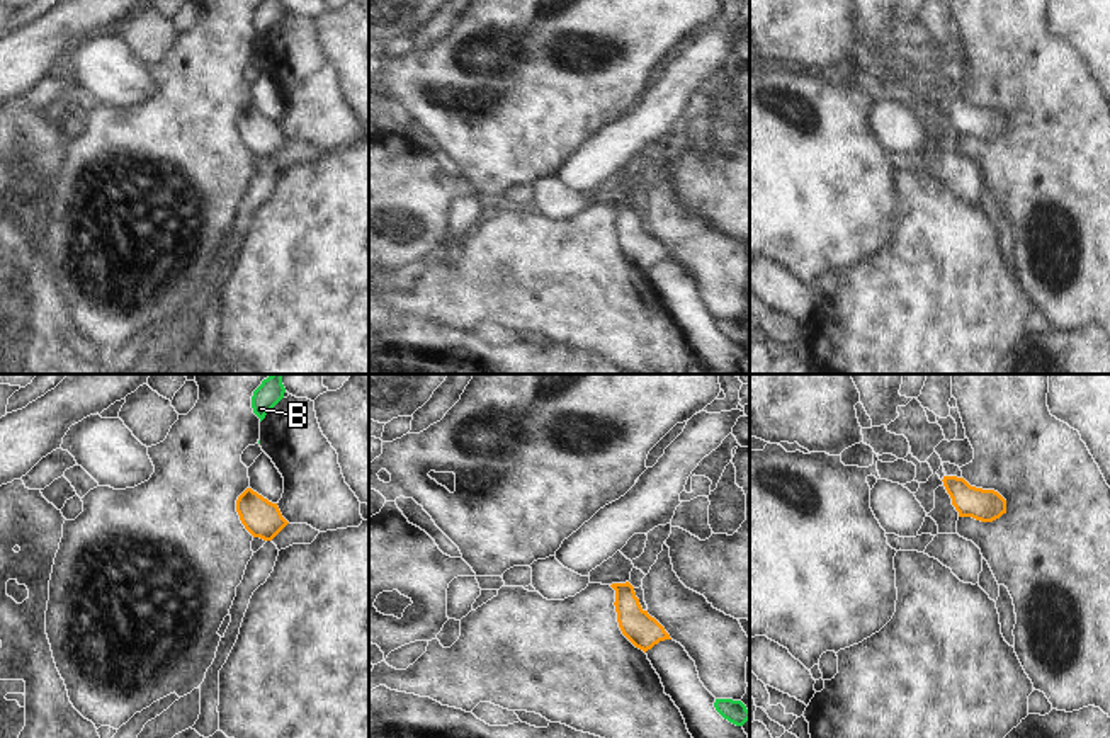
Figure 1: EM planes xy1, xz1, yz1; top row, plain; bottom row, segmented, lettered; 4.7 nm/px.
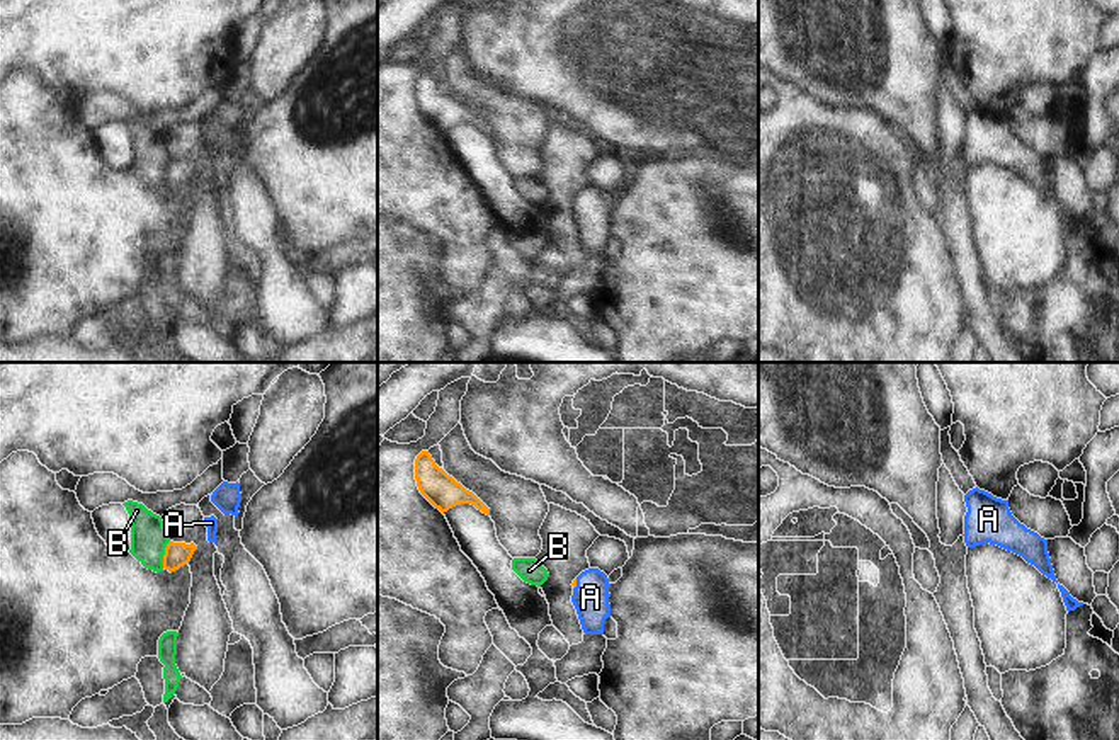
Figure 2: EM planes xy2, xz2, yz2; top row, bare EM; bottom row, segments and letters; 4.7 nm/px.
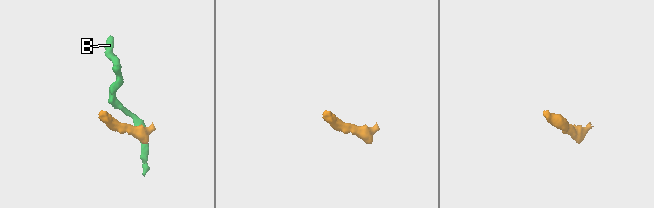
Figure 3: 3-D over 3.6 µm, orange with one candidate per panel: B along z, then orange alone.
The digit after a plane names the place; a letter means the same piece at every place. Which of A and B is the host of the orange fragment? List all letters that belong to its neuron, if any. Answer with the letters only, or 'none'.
A

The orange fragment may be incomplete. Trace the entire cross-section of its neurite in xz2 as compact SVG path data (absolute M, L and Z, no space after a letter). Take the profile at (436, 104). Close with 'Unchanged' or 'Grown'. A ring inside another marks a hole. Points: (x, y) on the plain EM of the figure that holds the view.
M422 70L415 78L415 99L420 112L442 133L456 124L471 122L490 134L490 128L473 111L439 87L429 70Z. Unchanged.

